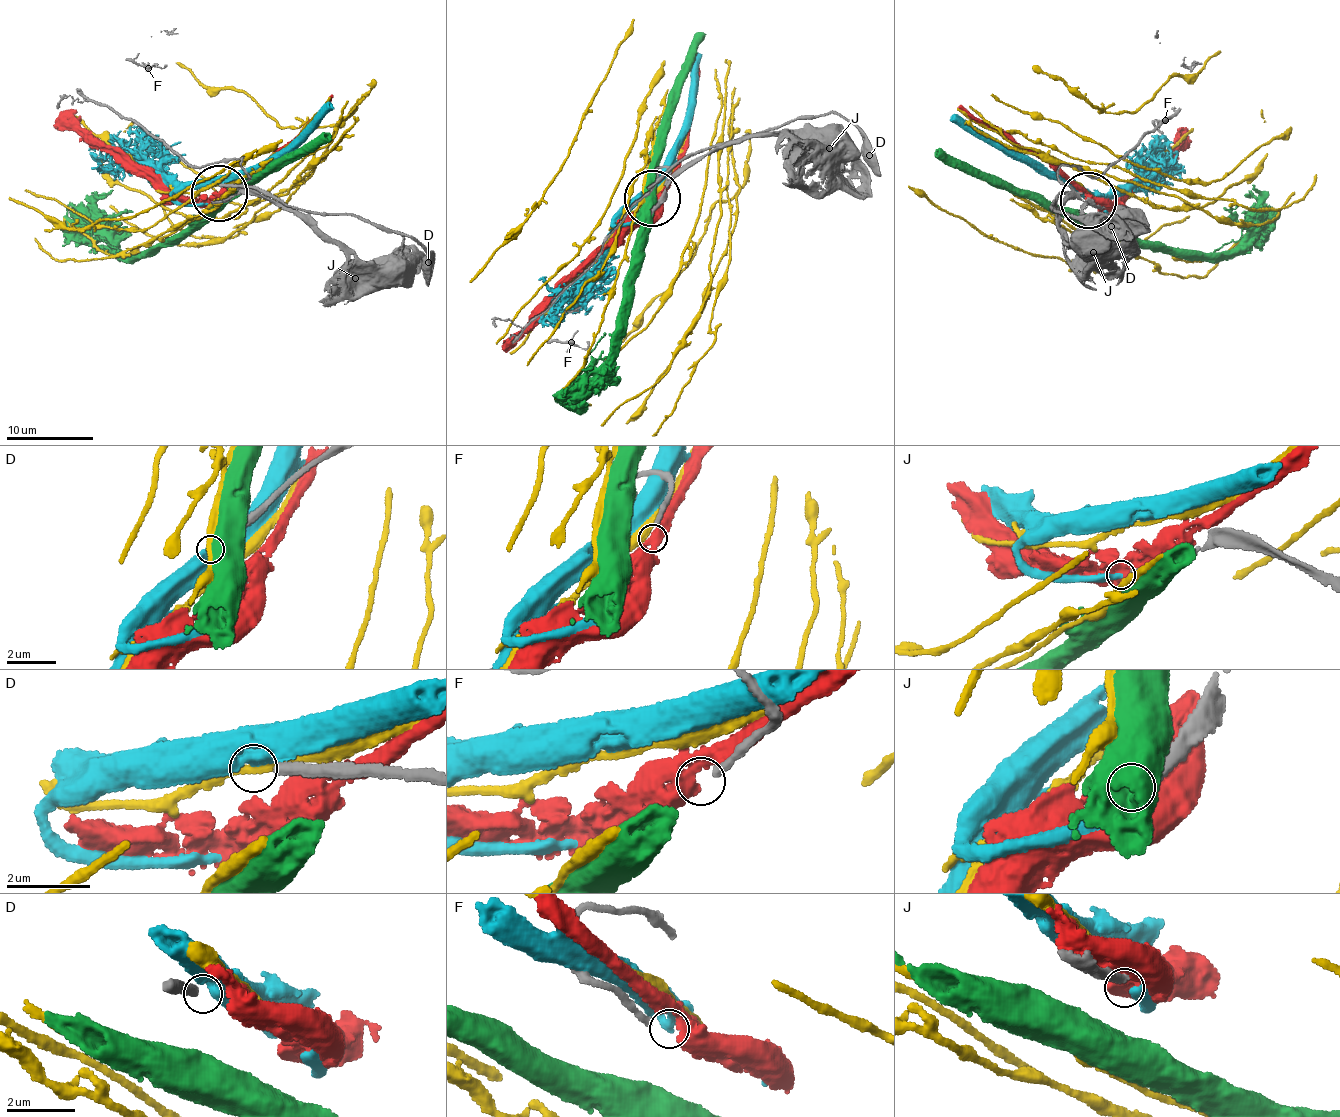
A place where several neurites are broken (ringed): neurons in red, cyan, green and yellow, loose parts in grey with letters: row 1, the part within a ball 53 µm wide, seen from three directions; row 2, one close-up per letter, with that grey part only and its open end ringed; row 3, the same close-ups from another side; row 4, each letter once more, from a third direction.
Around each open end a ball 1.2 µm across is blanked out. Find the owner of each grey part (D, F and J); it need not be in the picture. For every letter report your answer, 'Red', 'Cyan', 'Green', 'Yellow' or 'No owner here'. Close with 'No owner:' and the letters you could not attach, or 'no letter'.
D: No owner here
F: No owner here
J: Cyan
No owner: D, F

